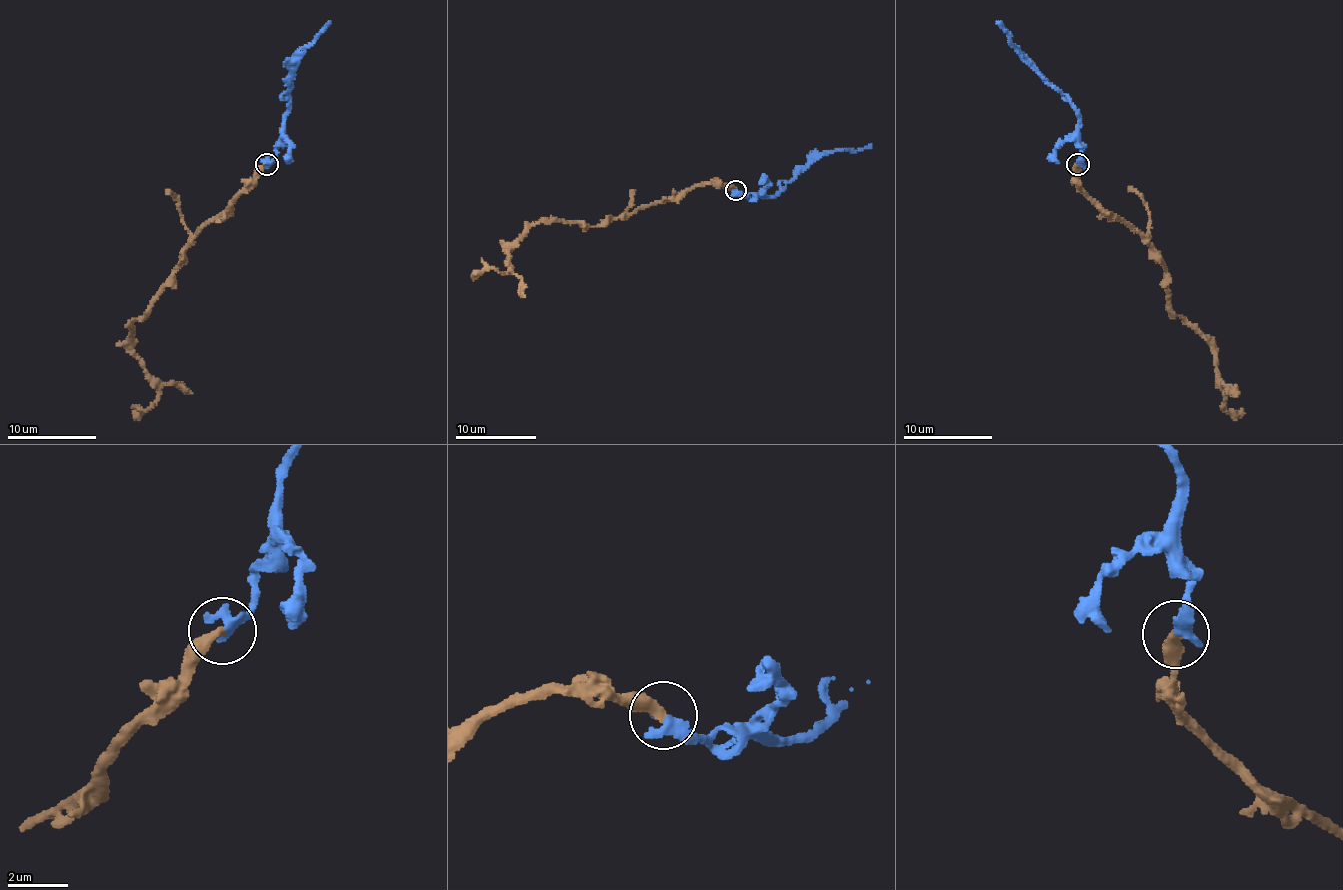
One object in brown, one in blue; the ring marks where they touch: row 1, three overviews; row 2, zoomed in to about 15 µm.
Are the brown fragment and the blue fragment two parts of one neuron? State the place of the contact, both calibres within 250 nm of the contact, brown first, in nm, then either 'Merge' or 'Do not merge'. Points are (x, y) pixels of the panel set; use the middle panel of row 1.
Place: (735, 190). Thickness 380 nm (brown) against 440 nm. Merge

